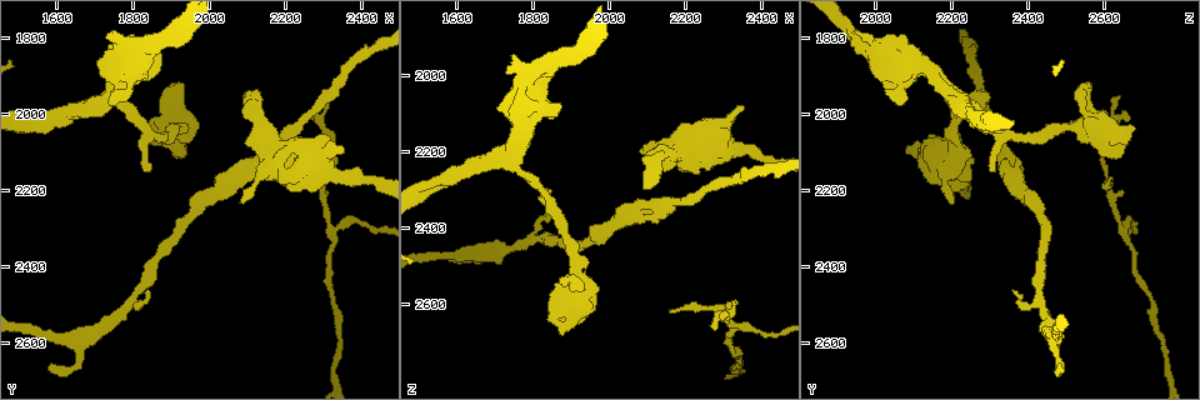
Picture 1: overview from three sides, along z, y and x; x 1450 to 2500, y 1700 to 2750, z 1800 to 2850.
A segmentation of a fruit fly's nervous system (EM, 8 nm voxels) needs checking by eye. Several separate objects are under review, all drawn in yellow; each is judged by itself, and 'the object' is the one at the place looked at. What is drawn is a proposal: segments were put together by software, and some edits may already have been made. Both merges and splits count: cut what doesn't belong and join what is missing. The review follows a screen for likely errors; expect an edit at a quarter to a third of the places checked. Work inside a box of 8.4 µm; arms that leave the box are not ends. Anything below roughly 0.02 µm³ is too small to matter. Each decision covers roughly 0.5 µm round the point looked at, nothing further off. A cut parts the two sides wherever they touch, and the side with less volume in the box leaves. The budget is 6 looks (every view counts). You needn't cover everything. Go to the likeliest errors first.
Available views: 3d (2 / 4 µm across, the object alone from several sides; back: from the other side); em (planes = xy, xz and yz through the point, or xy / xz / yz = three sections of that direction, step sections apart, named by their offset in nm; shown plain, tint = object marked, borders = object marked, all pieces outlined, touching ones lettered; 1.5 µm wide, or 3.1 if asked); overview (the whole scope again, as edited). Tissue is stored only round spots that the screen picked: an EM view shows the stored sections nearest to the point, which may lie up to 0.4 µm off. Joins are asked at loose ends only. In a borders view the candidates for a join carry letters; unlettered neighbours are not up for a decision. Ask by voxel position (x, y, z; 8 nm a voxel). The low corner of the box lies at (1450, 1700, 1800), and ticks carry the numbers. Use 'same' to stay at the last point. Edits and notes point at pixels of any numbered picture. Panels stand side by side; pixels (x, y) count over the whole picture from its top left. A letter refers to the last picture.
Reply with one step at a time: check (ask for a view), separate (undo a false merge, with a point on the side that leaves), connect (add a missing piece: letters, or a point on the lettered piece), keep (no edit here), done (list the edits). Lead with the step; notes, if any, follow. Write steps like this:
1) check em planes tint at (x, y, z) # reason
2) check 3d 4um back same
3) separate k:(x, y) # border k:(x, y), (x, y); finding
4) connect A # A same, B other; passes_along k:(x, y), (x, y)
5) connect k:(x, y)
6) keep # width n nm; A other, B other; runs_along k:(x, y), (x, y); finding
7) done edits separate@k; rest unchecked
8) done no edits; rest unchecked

check em planes borders at (2095, 1945, 2290) # free end

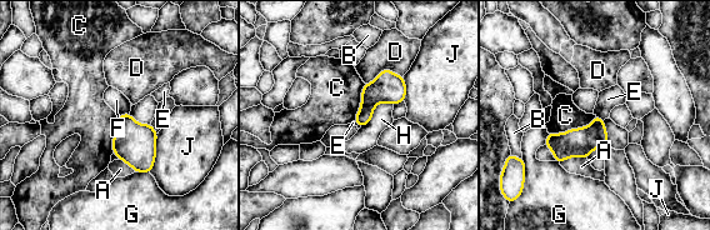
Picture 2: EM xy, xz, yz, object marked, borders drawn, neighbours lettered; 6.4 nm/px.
keep # longest_contact C 340 nm; A other, B other, C other, D other, E other, F other, G other, H other, J other; border 2:(595, 114), (603, 120); no lettered piece goes on from it

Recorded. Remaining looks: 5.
check em planes tint at (1905, 1965, 2520) # branch stops here

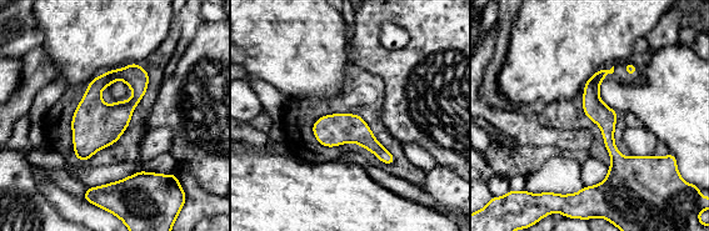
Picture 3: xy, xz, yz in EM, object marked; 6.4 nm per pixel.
check em planes borders same

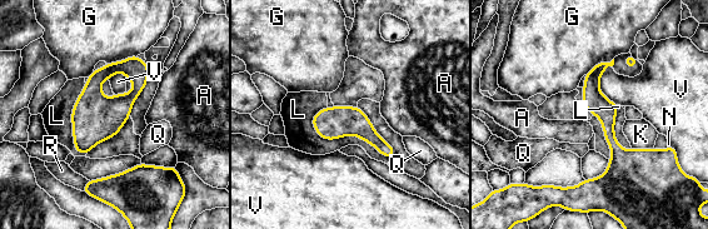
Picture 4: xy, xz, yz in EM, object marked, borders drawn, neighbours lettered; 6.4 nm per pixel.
keep # A other, G other, K other, L other, N other, Q other, R other, V other; runs_along 4:(603, 65), (593, 99), (616, 168), (582, 187); no lettered piece goes on from it

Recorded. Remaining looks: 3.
check em planes plain at (1575, 2655, 2485) # thin end

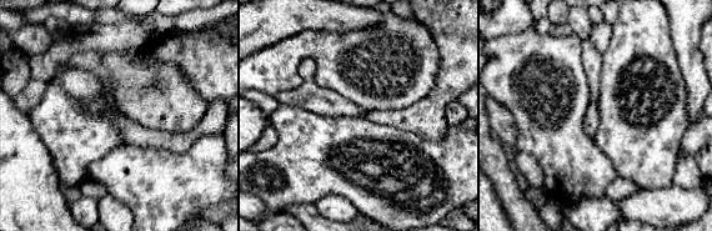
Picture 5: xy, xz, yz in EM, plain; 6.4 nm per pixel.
check em planes borders same

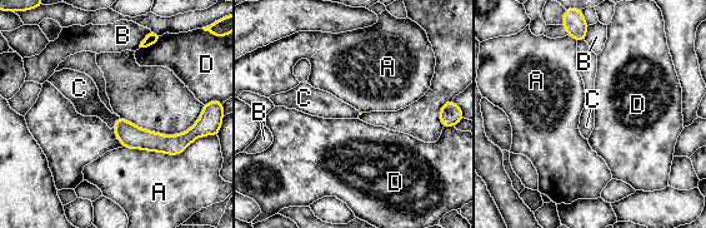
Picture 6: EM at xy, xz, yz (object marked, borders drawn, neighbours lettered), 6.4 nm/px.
connect C # A other, B other, C same, D other; it goes on there

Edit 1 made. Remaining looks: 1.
done edits connect@6; rest unchecked

